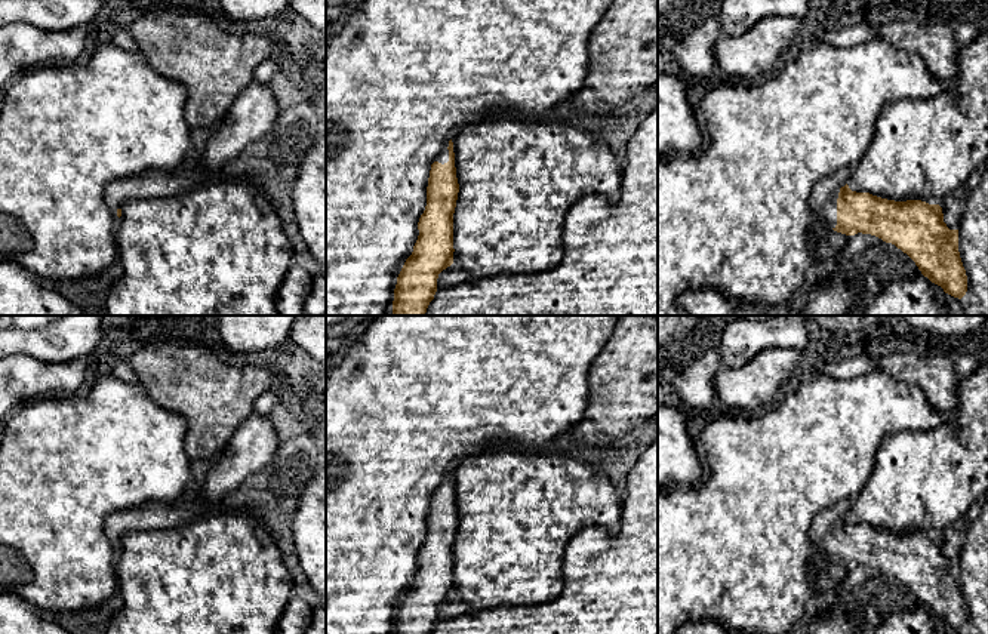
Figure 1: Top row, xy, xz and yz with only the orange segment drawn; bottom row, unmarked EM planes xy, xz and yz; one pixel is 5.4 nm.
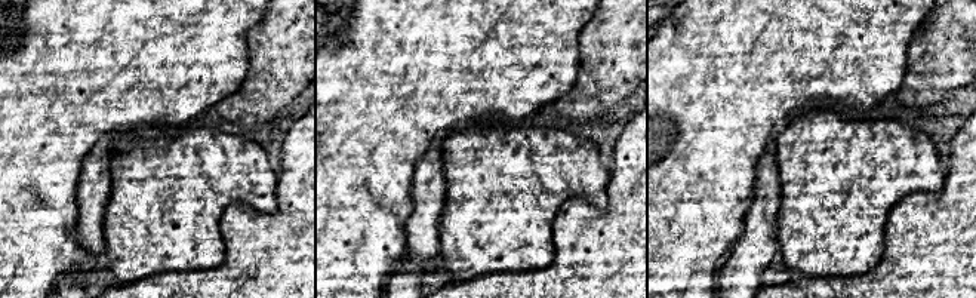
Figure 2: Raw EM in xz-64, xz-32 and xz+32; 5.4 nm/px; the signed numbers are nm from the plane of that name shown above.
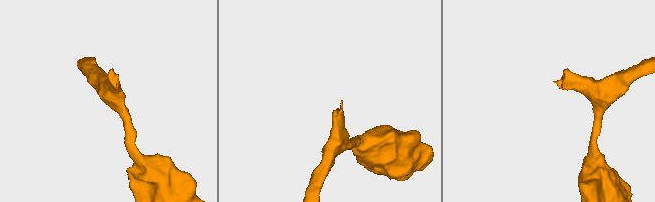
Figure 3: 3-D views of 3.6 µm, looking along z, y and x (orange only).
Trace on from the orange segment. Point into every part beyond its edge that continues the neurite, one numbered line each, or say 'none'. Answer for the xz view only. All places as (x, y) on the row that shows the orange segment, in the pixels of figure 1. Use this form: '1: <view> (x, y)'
1: xz (443, 157)

